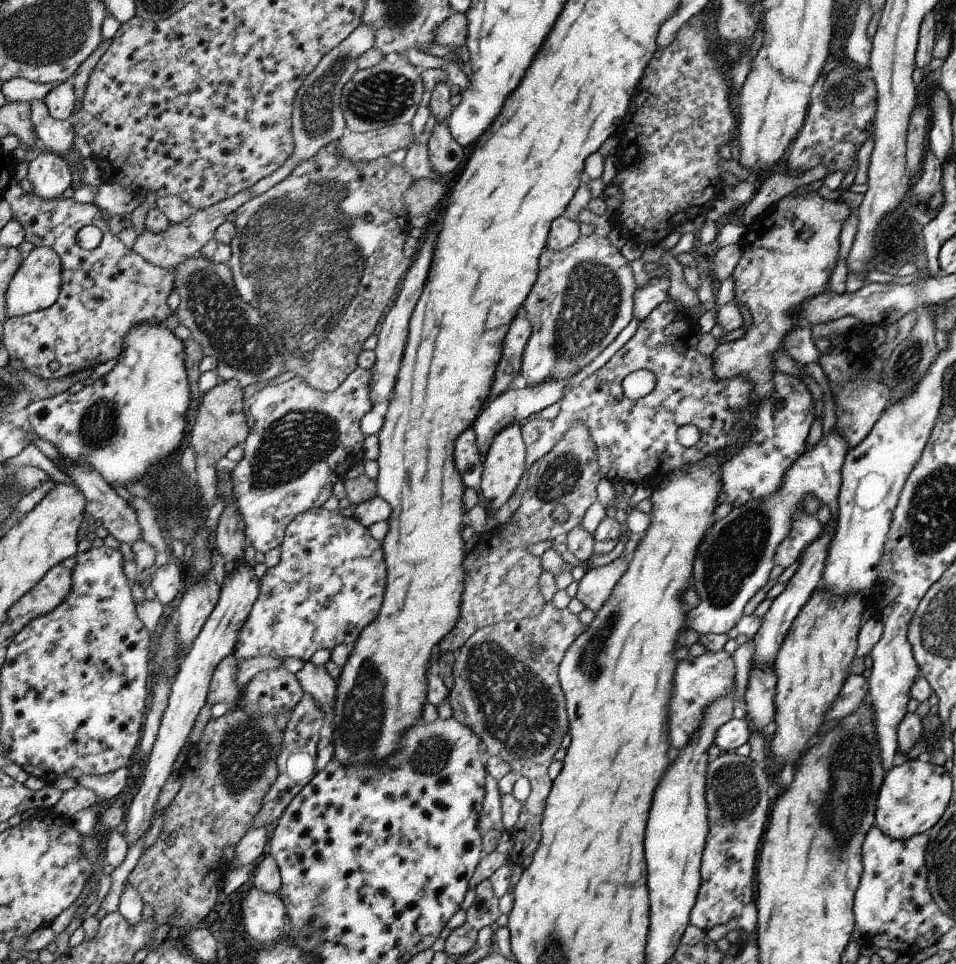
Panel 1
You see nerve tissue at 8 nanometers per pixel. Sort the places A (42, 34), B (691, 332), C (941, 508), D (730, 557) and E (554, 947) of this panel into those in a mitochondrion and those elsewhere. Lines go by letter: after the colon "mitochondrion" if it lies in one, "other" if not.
A: mitochondrion
B: other
C: mitochondrion
D: mitochondrion
E: mitochondrion

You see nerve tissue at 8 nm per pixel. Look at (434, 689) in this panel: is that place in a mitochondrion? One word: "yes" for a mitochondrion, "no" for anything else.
no

